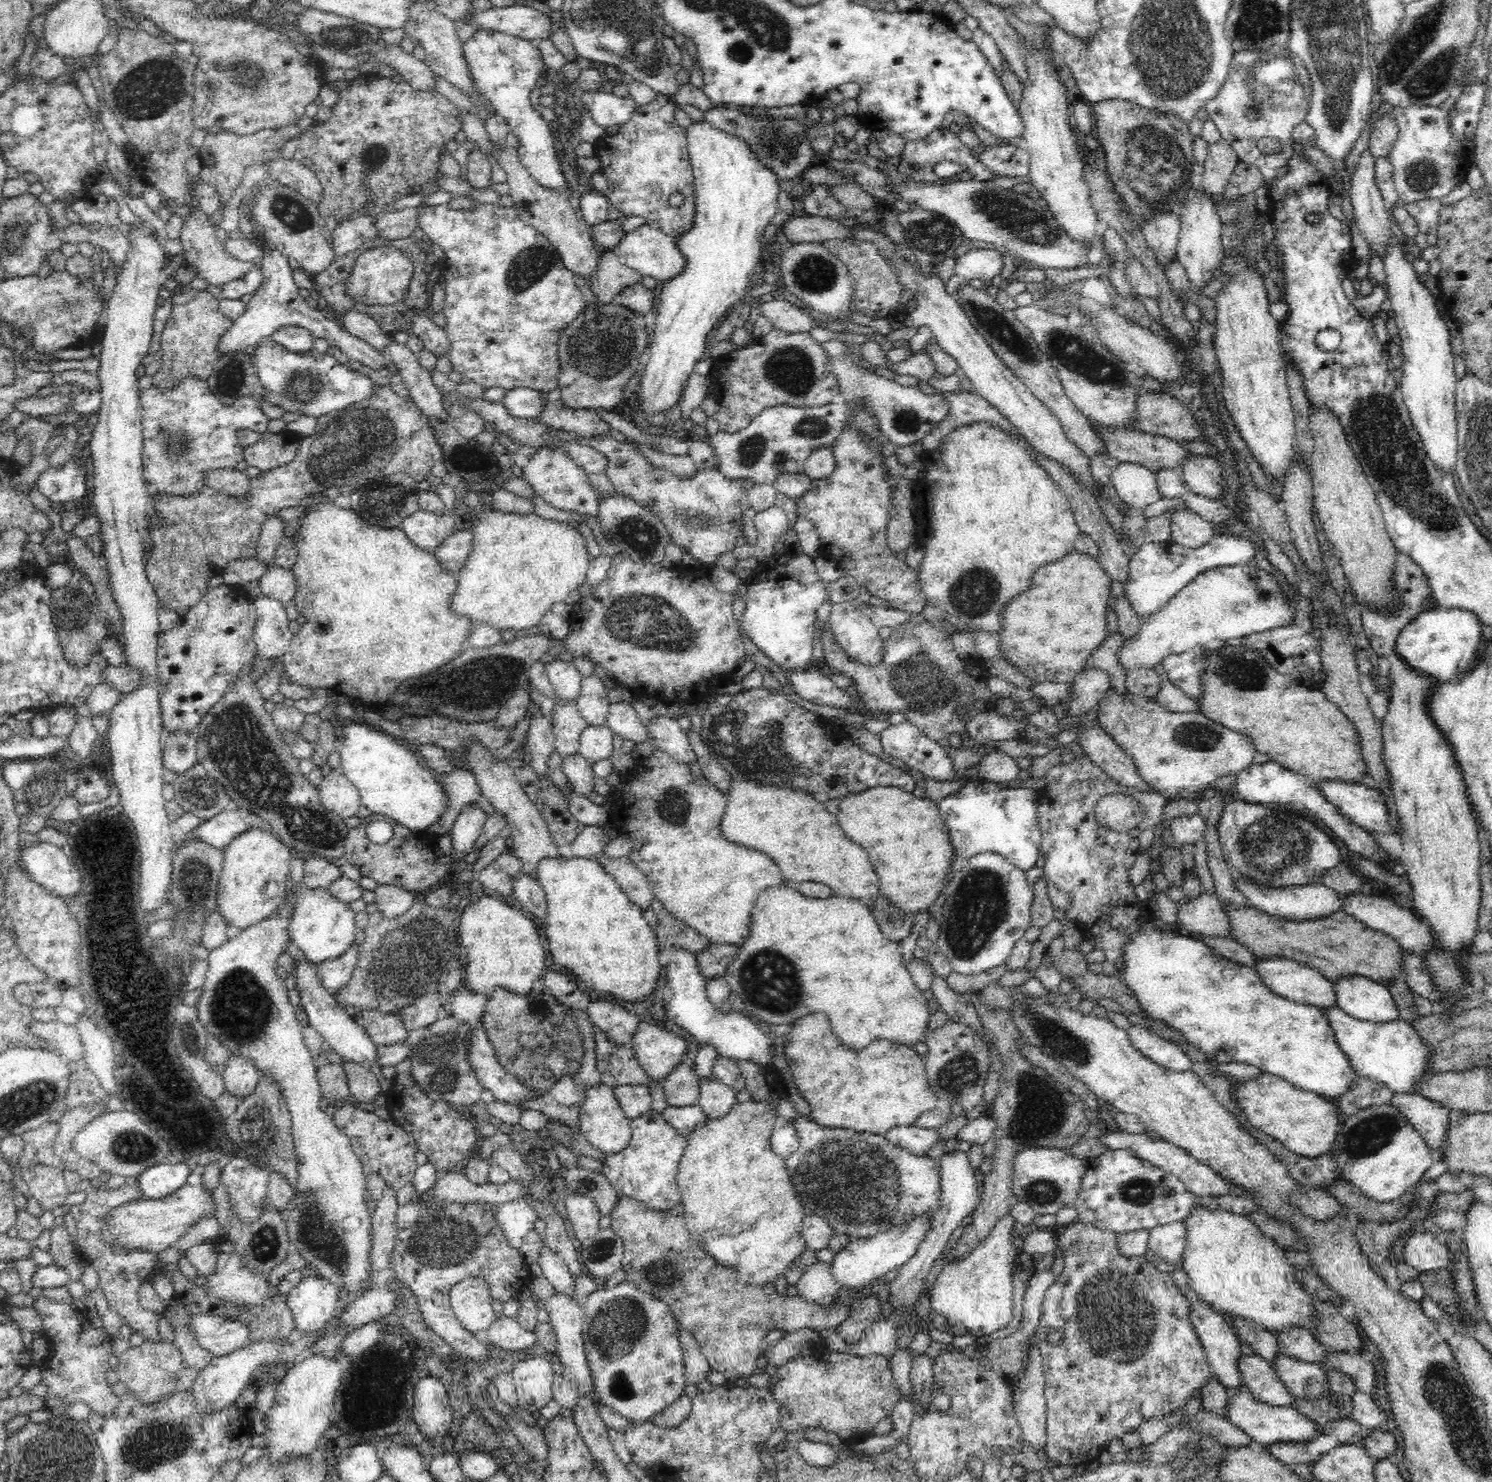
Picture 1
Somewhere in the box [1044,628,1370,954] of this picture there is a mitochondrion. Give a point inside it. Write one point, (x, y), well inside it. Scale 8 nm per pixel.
(1270, 845)

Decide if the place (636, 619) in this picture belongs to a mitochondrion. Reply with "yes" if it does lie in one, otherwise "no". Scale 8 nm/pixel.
yes

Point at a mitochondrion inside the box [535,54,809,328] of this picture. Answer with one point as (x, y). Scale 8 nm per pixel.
(769, 138)

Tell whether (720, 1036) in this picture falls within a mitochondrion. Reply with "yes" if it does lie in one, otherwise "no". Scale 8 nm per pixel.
no

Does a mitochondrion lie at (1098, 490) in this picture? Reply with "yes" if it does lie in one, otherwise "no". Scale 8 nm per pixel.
no

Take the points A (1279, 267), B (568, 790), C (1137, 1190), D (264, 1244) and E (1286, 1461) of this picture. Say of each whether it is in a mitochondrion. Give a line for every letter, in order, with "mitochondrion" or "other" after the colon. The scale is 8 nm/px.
A: other
B: other
C: mitochondrion
D: mitochondrion
E: other

